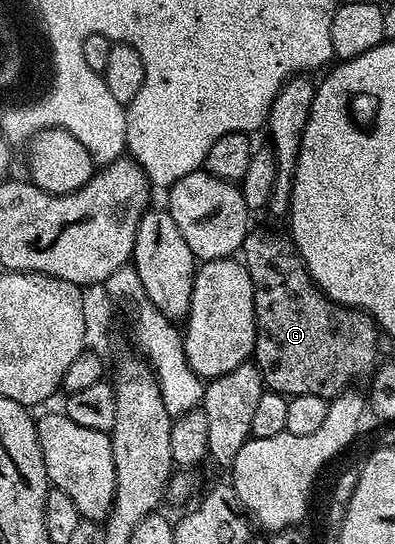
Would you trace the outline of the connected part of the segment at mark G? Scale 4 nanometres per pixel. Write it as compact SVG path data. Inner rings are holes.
M253 229L241 246L240 254L249 271L255 297L257 336L251 359L261 372L262 381L268 390L277 391L286 397L314 395L328 401L346 390L356 375L368 376L374 370L378 362L379 328L366 311L355 311L351 307L340 307L331 302L313 283L292 238L282 235L268 235L265 231Z

